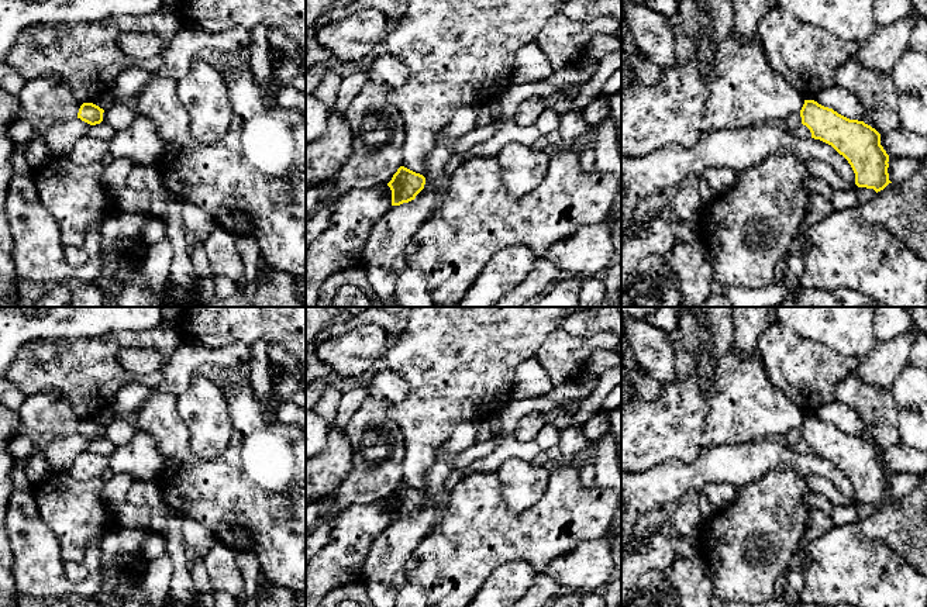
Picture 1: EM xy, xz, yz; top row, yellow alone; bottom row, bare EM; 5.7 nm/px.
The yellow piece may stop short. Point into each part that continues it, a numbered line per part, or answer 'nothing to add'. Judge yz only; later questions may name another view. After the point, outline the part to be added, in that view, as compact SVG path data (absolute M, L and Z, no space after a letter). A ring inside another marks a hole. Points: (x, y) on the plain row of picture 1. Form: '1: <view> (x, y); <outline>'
nothing to add

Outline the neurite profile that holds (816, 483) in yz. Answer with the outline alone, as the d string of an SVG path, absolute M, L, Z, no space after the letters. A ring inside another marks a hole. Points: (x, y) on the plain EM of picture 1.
M809 475L803 477L807 489L826 496L833 506L837 504L857 504L857 500L850 500L842 496L830 480L819 475Z

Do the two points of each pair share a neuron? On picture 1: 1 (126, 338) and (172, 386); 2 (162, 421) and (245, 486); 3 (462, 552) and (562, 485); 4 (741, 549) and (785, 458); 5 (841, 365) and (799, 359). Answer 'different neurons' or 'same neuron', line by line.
1: different neurons
2: same neuron
3: same neuron
4: different neurons
5: same neuron

